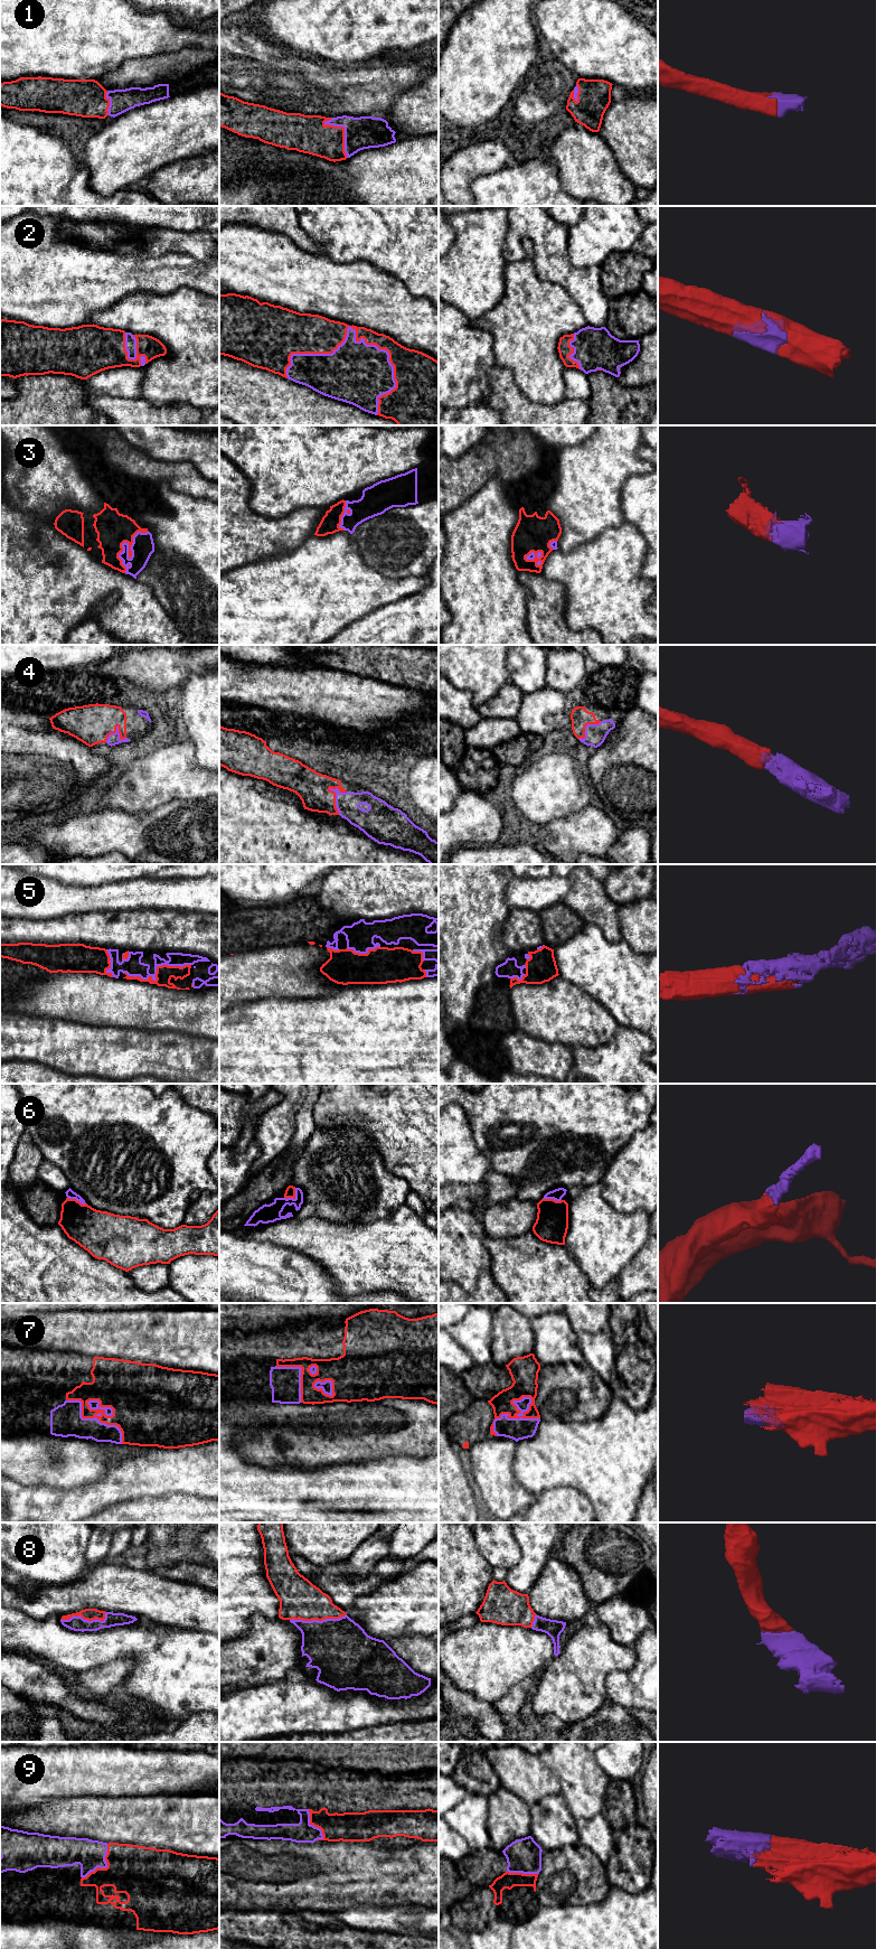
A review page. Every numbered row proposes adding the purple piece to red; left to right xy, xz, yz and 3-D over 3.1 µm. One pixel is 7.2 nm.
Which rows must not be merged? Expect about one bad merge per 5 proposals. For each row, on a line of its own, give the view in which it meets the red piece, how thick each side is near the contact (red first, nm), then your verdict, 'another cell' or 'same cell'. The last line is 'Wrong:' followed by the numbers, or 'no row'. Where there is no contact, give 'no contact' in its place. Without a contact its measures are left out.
1: meets red in xz; 260 nm thick on the red side, 240 nm on the other; same cell
2: meets red in xz; 100 nm thick on the red side, 300 nm on the other; same cell
3: meets red in xy; 240 nm thick on the red side, 160 nm on the other; same cell
4: meets red in xz; 240 nm thick on the red side, 160 nm on the other; same cell
5: meets red in xy; 120 nm thick on the red side, 140 nm on the other; same cell
6: meets red in xz; 80 nm thick on the red side, 130 nm on the other; same cell
7: meets red in yz; 160 nm thick on the red side, 160 nm on the other; another cell
8: meets red in xz; 280 nm thick on the red side, 420 nm on the other; same cell
9: meets red in xy; 380 nm thick on the red side, 220 nm on the other; same cell
Wrong: 7

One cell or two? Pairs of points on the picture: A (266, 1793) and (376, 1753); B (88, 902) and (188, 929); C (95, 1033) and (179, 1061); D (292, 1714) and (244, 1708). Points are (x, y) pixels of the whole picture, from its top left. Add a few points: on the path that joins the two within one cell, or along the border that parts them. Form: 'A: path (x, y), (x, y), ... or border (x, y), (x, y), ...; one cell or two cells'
A: border (310, 1761), (326, 1768), (345, 1768), (361, 1772); two cells
B: border (146, 908), (93, 911); two cells
C: path (116, 1052), (158, 1053); one cell
D: path (280, 1711), (256, 1711); one cell

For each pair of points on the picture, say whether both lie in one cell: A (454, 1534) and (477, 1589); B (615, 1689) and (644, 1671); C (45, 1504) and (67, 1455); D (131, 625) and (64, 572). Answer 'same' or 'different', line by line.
A: same
B: same
C: different
D: same

